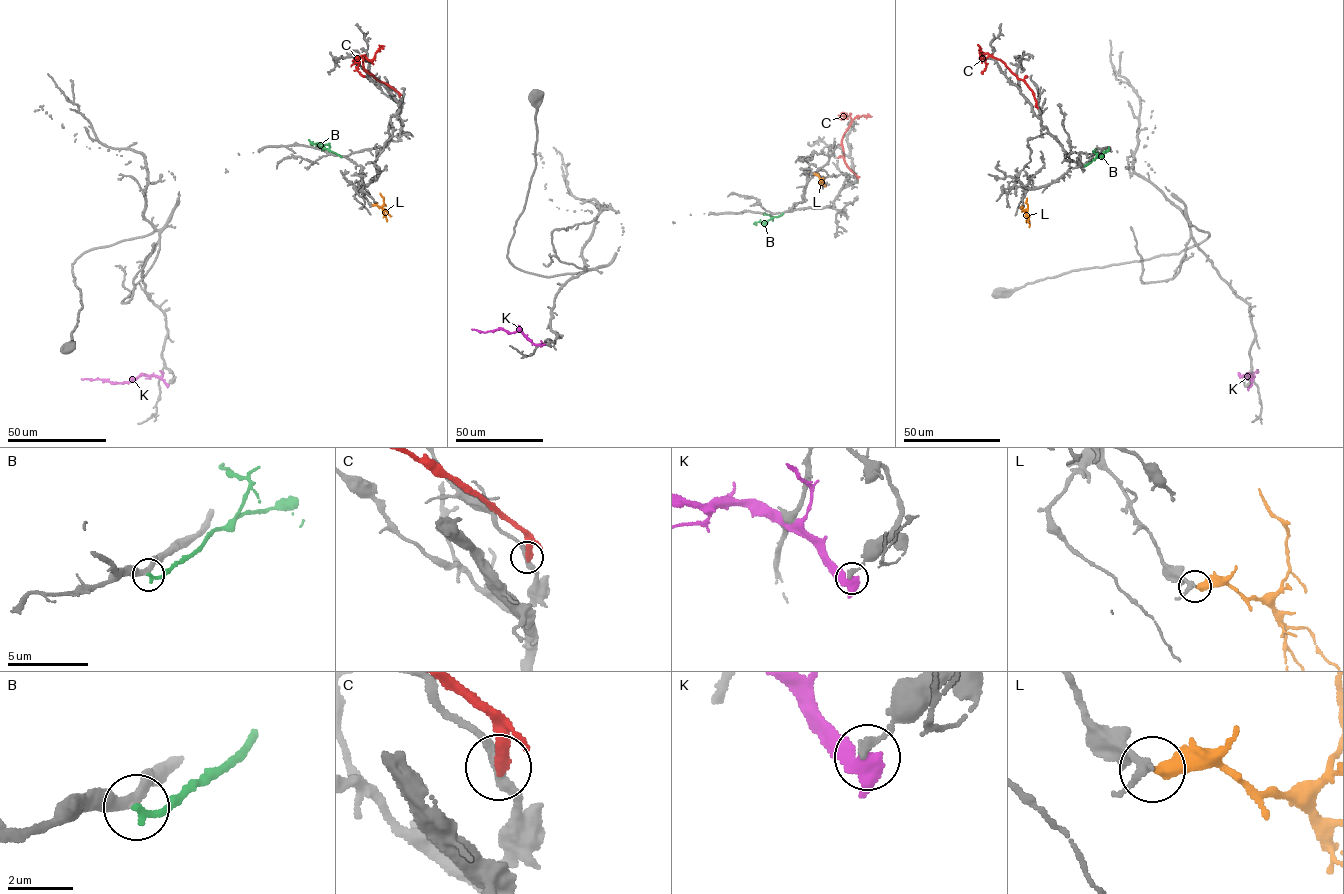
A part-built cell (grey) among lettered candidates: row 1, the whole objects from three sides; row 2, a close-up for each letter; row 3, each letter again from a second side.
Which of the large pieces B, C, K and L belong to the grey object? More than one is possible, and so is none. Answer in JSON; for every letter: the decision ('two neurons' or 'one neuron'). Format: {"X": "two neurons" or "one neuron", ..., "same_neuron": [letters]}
{"B": "two neurons", "C": "two neurons", "K": "two neurons", "L": "one neuron", "same_neuron": ["L"]}

